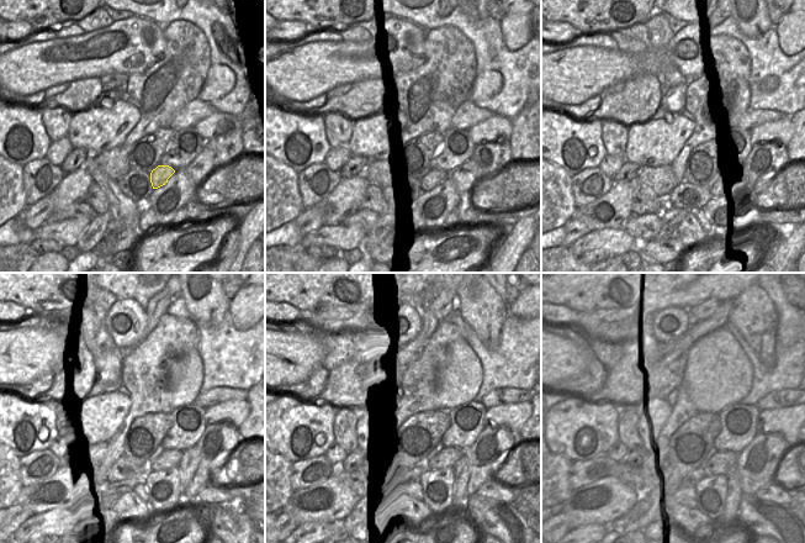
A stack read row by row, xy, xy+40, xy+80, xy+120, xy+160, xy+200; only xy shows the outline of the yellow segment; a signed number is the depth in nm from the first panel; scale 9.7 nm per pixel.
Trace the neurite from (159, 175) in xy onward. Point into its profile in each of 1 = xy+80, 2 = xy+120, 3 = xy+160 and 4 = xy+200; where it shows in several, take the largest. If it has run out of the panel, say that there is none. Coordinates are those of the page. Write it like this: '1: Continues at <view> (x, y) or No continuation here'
1: Continues at xy+80 (718, 180)
2: Continues at xy+120 (169, 458)
3: Continues at xy+160 (448, 455)
4: Continues at xy+200 (721, 463)

